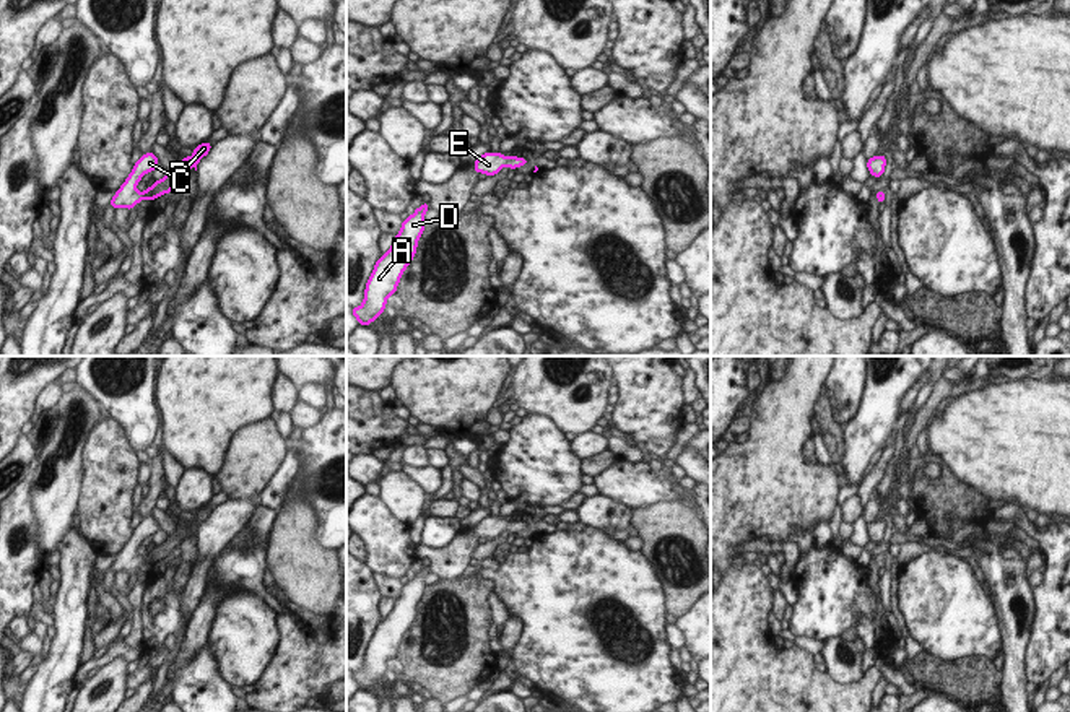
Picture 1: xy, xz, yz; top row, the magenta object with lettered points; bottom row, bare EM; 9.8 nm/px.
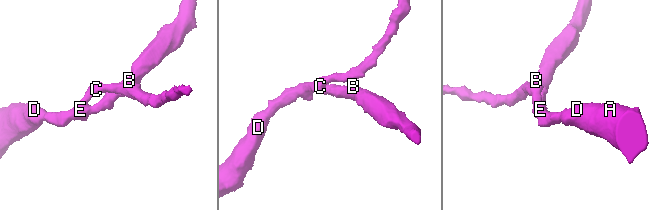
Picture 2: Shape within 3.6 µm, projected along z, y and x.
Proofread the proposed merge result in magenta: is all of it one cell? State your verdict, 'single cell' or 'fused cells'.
single cell

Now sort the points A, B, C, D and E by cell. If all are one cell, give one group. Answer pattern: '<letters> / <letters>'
A B C D E

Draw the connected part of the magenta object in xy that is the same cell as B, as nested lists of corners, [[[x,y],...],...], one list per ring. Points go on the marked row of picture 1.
[[[205,141],[200,146],[194,148],[194,156],[184,156],[182,161],[177,161],[176,167],[172,171],[167,171],[167,174],[156,180],[150,189],[145,192],[137,192],[135,187],[140,182],[140,179],[150,172],[154,171],[159,166],[158,158],[148,151],[143,154],[133,166],[130,176],[125,179],[122,187],[115,192],[115,195],[111,200],[111,206],[114,208],[128,208],[133,210],[138,202],[145,200],[154,200],[163,193],[171,193],[172,187],[179,184],[182,176],[194,167],[197,171],[198,161],[208,154],[210,148],[213,145]]]

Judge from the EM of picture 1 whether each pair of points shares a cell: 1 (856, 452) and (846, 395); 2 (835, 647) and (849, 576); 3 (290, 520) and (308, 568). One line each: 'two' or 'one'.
1: two
2: two
3: one

